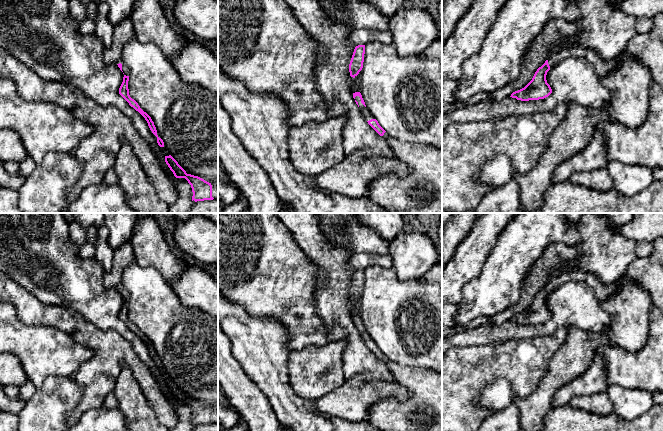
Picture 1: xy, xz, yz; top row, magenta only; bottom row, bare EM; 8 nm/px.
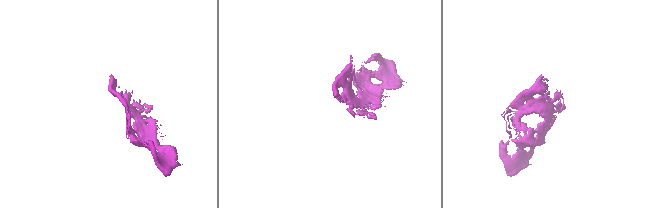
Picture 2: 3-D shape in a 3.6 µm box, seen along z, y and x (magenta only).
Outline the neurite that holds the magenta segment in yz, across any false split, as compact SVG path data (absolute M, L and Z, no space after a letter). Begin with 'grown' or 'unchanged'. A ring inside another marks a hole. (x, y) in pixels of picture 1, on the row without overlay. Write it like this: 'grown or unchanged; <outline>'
grown; M658 238L653 244L654 250L650 256L636 258L623 276L611 285L605 285L595 274L582 270L573 270L558 276L537 293L532 304L524 312L513 316L510 321L521 325L548 321L552 313L546 304L547 296L562 284L572 281L582 281L590 286L597 300L601 302L614 294L622 280L632 280L648 292L652 306L663 313L663 239Z

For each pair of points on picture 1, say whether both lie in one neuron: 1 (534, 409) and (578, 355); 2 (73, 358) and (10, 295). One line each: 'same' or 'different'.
1: same
2: different

